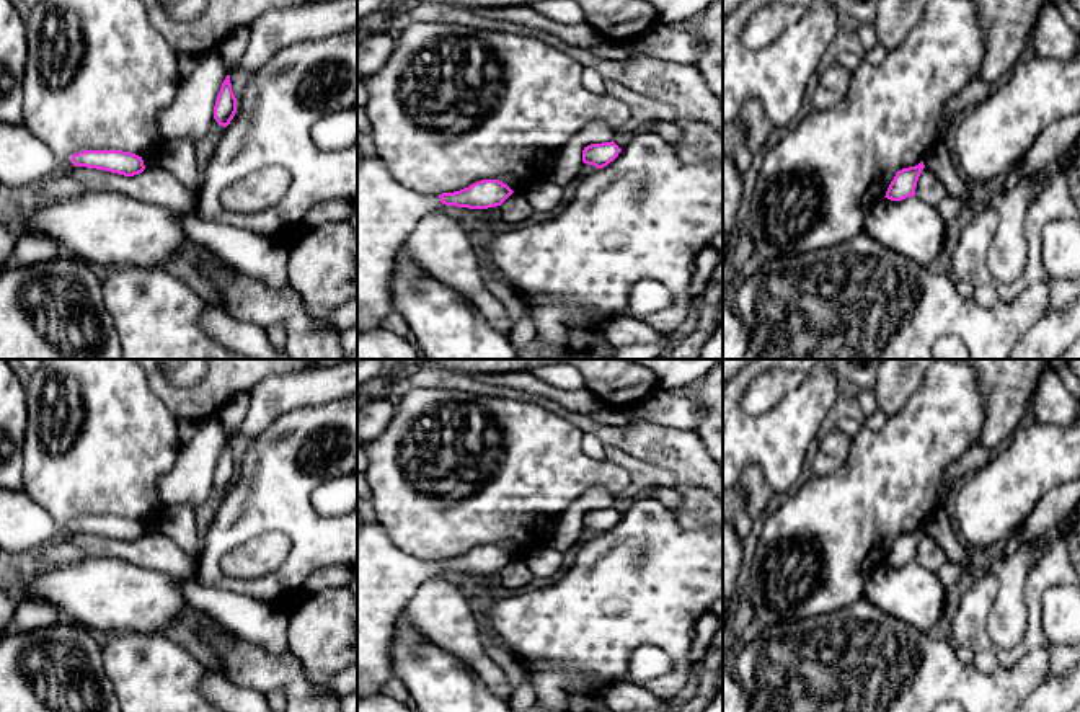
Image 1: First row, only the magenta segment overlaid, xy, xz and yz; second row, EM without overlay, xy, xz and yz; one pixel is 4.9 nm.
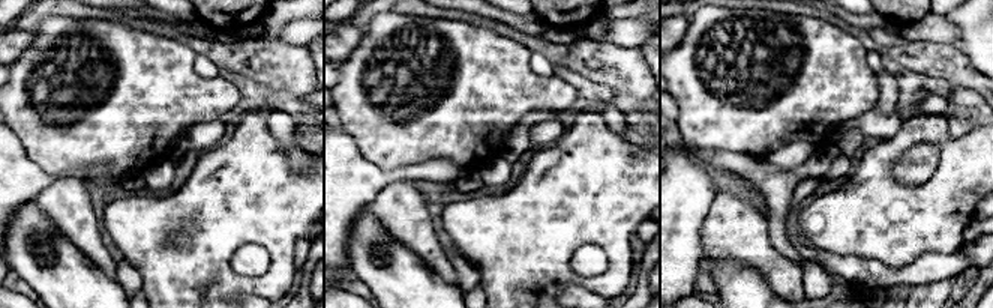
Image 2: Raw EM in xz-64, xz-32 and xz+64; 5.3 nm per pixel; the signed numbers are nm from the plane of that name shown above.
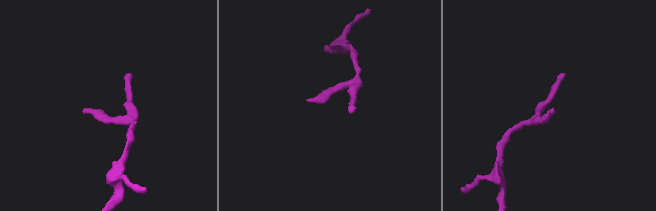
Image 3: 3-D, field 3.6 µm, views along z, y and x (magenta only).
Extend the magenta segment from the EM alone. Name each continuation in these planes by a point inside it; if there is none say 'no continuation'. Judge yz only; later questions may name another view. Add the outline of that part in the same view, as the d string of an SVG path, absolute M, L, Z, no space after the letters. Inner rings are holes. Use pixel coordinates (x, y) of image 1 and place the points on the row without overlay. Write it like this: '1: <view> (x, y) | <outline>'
no continuation

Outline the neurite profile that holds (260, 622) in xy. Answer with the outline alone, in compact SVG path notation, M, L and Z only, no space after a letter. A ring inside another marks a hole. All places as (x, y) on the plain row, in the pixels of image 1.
M193 576L181 580L188 604L212 616L222 627L268 648L274 655L290 652L287 642L289 604L259 603L245 594L201 586Z

